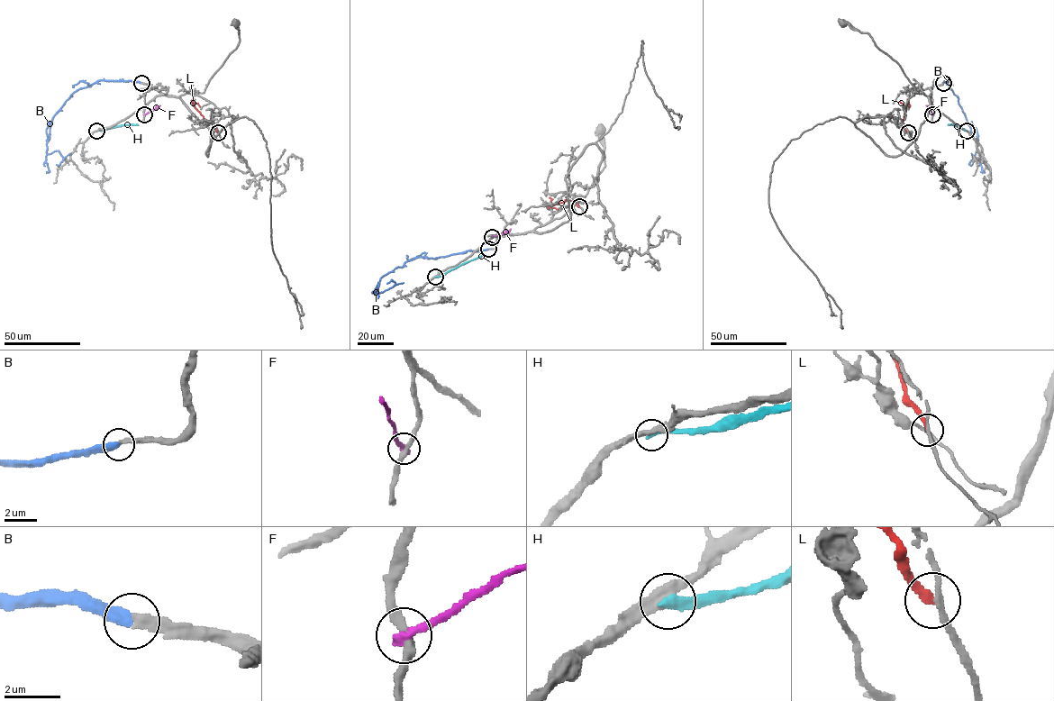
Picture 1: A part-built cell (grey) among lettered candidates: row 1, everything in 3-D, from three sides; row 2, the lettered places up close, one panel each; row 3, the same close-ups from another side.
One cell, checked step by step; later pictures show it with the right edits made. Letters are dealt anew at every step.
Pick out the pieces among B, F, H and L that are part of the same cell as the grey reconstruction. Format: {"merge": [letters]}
{"merge": ["B"]}

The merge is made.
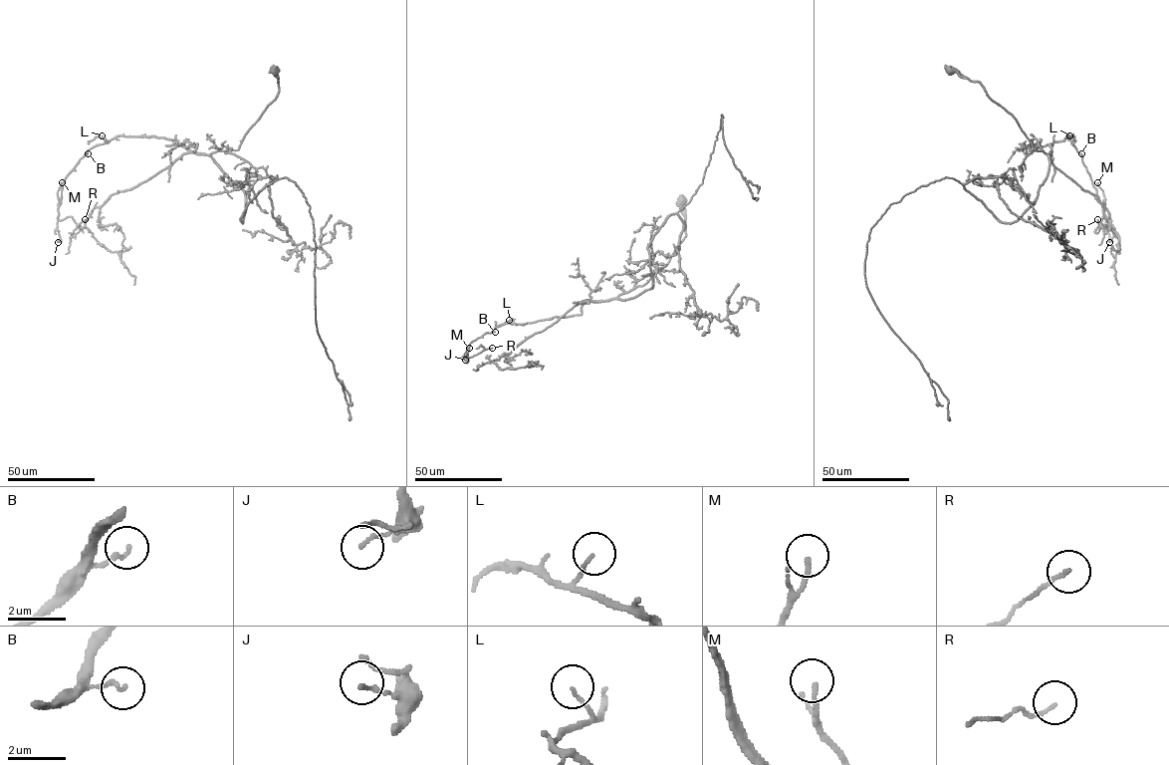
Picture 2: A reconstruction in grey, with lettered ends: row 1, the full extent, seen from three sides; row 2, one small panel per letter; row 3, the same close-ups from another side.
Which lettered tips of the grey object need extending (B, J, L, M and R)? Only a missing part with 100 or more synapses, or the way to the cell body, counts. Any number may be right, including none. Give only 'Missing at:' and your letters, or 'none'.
Missing at: none

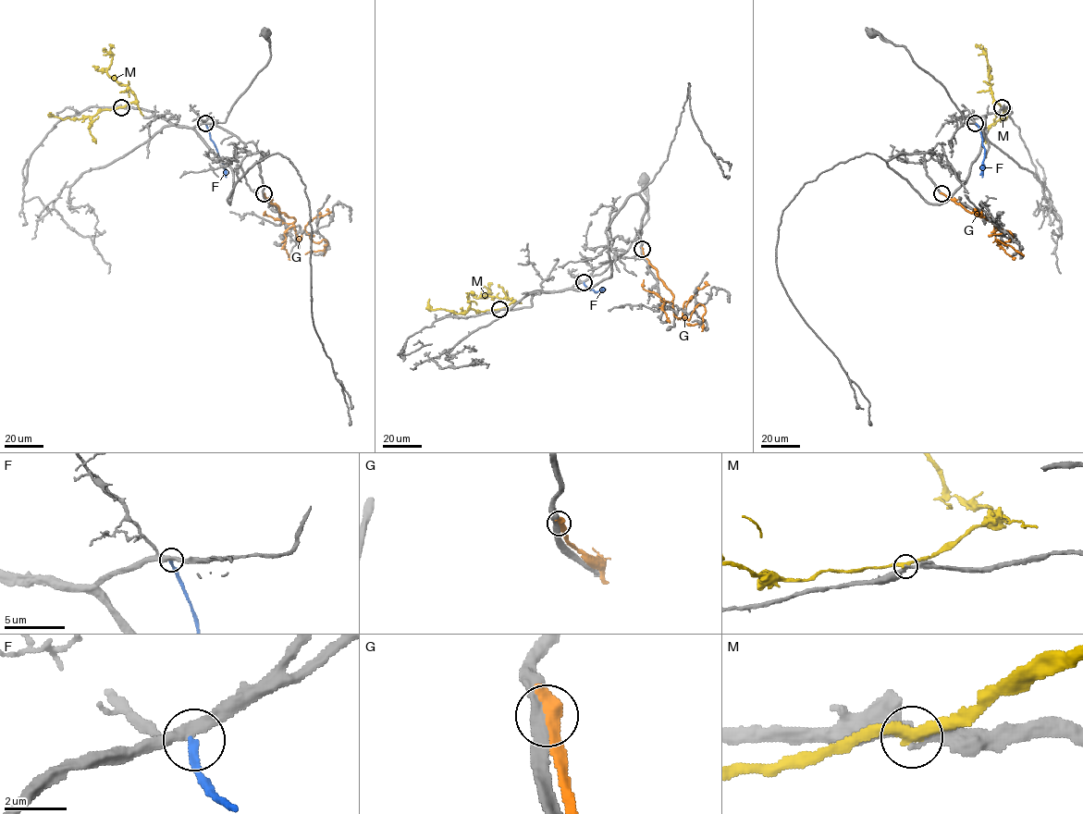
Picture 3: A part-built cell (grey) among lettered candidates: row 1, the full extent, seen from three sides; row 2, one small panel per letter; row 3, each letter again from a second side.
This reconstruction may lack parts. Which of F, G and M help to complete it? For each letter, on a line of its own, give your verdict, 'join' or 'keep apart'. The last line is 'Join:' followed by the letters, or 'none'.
F: keep apart
G: keep apart
M: keep apart
Join: none

